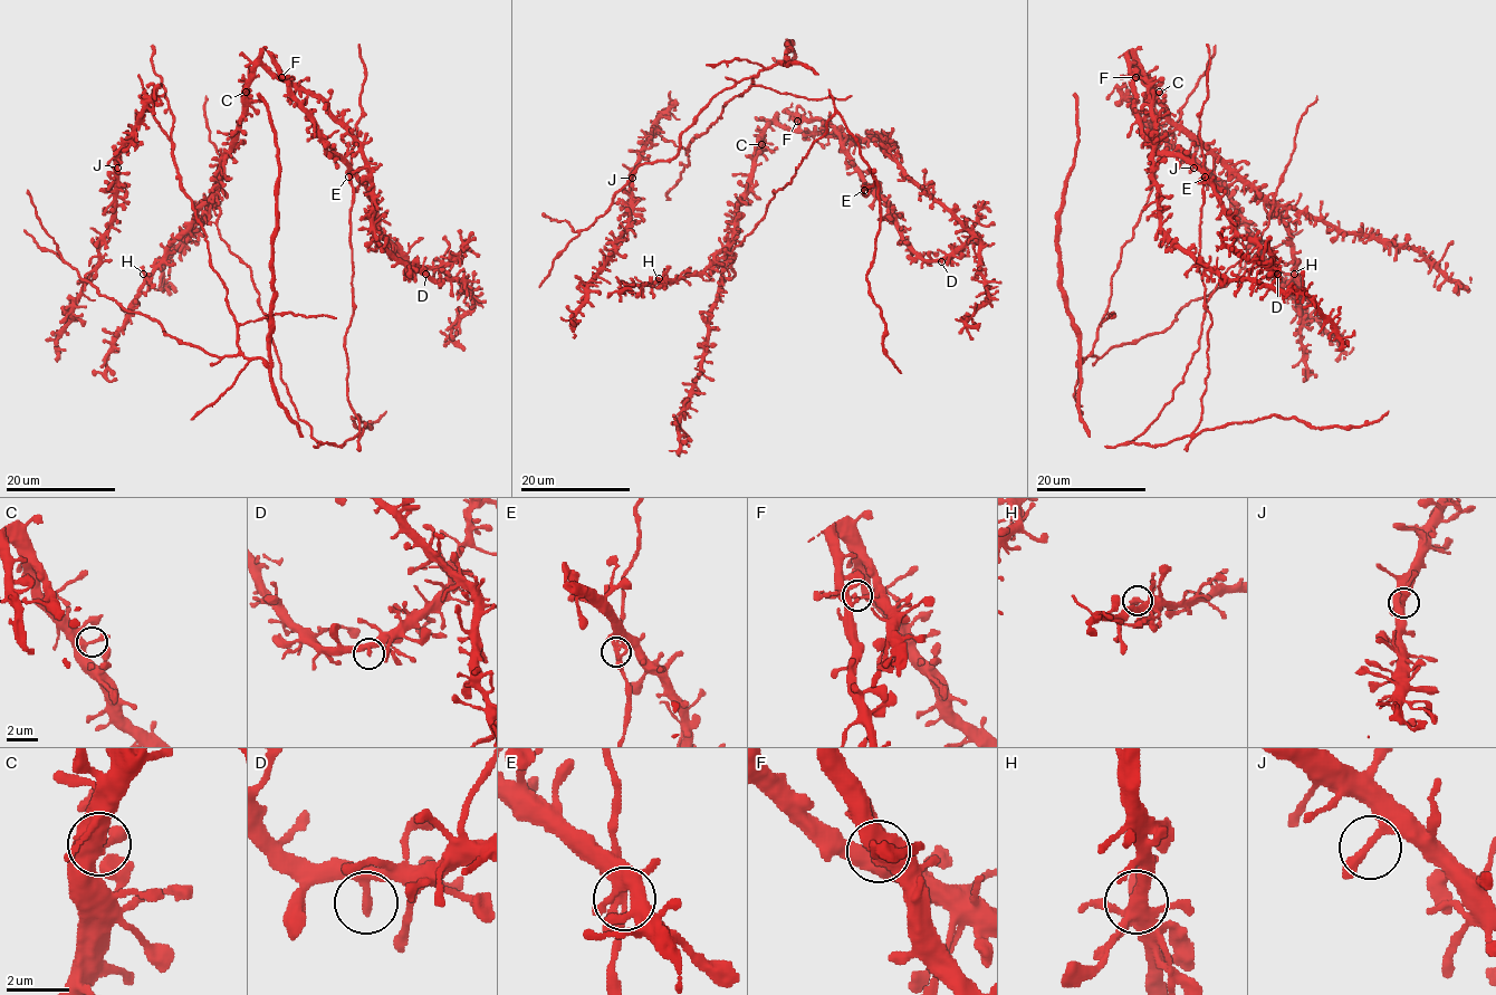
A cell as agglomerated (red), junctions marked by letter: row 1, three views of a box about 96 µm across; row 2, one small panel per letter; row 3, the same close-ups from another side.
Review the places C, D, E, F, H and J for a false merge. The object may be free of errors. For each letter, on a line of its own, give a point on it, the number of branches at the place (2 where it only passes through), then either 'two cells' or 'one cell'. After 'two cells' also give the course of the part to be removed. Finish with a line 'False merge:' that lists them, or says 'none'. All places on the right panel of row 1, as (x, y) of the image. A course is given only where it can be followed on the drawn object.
C: (1159, 92) | 2 | one cell
D: (1277, 274) | 2 | one cell
E: (1205, 177) | 2 | one cell
F: (1135, 77) | 2 | one cell
H: (1294, 274) | 2 | one cell
J: (1194, 168) | 2 | one cell
False merge: none

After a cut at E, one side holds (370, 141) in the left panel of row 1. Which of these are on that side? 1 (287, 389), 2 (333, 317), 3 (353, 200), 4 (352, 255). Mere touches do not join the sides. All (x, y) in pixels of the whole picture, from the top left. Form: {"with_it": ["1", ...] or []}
{"with_it": ["2"]}

